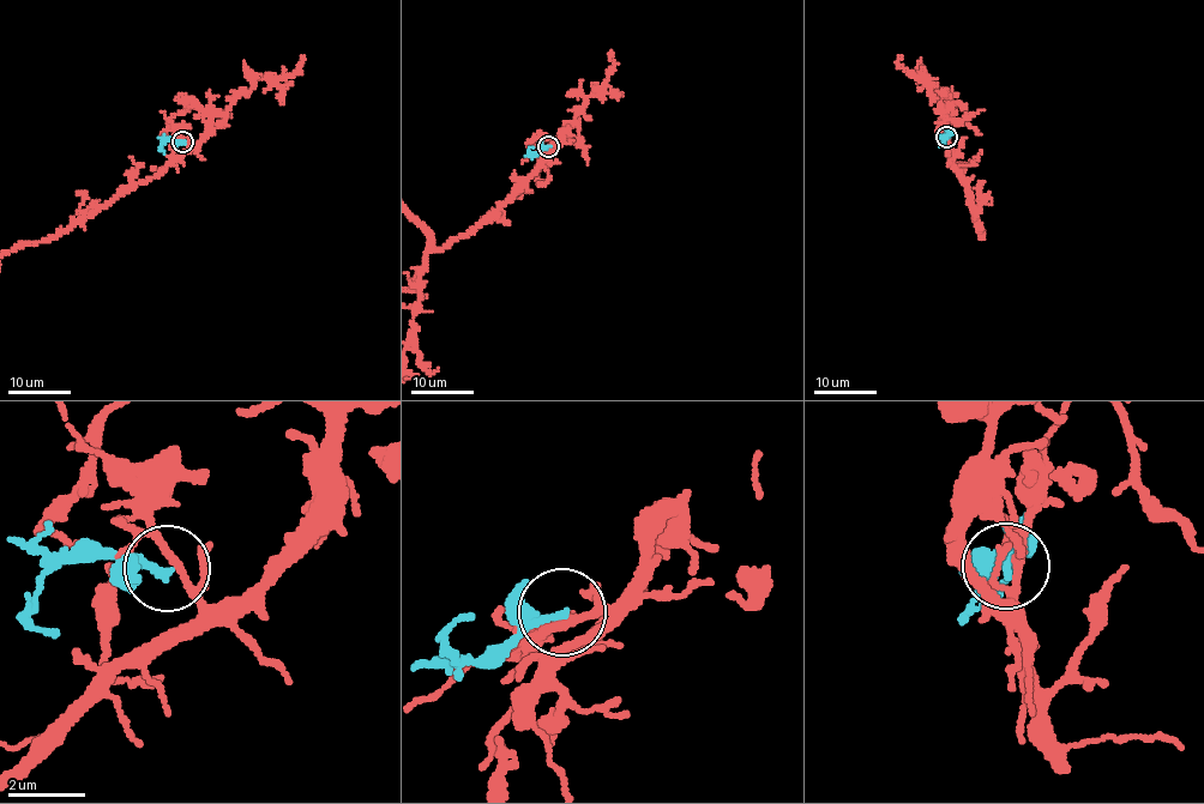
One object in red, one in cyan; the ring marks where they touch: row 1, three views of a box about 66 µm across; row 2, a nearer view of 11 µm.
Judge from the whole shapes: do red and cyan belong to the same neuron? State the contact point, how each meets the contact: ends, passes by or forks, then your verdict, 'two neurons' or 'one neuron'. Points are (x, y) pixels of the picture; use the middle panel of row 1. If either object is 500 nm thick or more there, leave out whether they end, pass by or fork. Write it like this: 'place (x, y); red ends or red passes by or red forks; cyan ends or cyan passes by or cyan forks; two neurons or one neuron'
place (548, 146); red forks; cyan ends; two neurons

